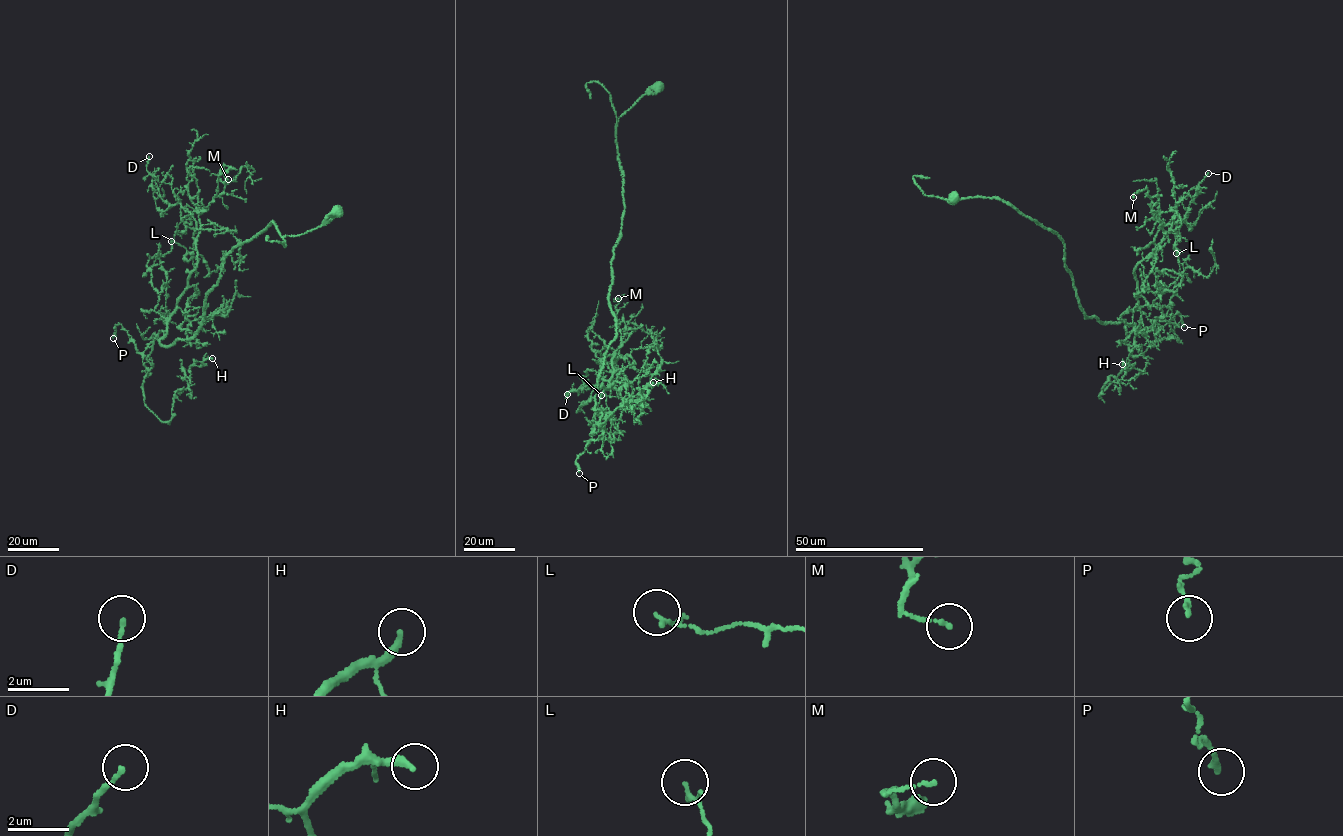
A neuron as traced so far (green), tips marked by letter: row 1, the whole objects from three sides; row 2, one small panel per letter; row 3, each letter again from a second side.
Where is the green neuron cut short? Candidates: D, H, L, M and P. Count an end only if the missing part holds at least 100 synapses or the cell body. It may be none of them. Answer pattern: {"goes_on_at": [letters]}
{"goes_on_at": []}

